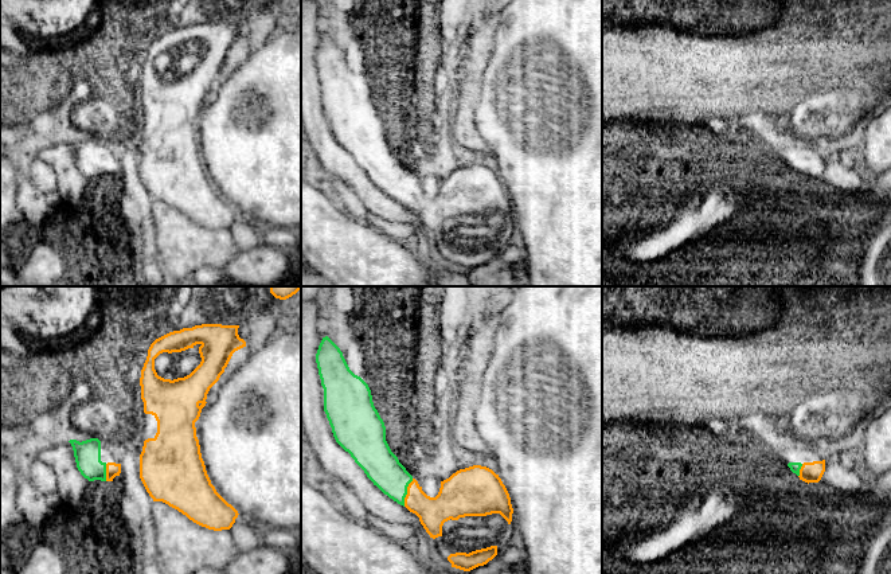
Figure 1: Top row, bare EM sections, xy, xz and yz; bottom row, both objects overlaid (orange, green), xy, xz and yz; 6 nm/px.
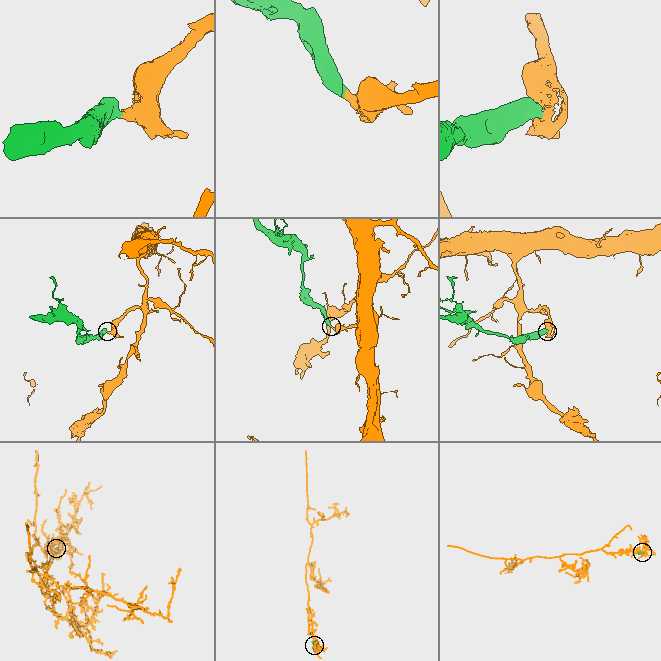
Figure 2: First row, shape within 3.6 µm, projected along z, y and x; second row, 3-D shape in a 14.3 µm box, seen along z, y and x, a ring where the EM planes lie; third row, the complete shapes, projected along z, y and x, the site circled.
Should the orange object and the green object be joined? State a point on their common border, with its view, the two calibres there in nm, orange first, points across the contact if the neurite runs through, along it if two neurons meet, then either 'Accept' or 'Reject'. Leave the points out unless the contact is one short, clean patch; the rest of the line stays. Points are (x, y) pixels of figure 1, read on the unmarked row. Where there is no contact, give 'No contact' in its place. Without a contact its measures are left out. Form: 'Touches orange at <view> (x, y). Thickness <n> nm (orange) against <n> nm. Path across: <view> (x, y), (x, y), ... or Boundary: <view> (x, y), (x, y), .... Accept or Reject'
Touches orange at xz (407, 191). Thickness 180 nm (orange) against 220 nm. Path across: xz (433, 211), (407, 191), (382, 166). Accept

